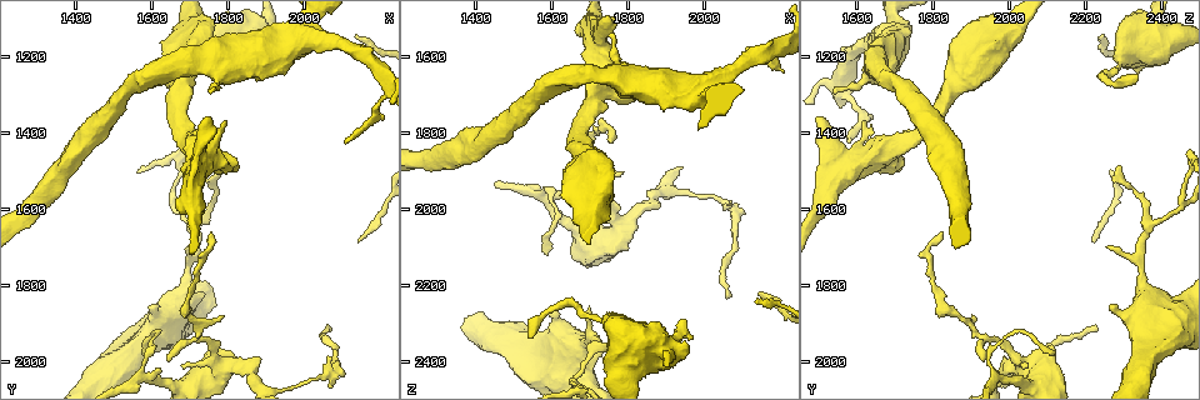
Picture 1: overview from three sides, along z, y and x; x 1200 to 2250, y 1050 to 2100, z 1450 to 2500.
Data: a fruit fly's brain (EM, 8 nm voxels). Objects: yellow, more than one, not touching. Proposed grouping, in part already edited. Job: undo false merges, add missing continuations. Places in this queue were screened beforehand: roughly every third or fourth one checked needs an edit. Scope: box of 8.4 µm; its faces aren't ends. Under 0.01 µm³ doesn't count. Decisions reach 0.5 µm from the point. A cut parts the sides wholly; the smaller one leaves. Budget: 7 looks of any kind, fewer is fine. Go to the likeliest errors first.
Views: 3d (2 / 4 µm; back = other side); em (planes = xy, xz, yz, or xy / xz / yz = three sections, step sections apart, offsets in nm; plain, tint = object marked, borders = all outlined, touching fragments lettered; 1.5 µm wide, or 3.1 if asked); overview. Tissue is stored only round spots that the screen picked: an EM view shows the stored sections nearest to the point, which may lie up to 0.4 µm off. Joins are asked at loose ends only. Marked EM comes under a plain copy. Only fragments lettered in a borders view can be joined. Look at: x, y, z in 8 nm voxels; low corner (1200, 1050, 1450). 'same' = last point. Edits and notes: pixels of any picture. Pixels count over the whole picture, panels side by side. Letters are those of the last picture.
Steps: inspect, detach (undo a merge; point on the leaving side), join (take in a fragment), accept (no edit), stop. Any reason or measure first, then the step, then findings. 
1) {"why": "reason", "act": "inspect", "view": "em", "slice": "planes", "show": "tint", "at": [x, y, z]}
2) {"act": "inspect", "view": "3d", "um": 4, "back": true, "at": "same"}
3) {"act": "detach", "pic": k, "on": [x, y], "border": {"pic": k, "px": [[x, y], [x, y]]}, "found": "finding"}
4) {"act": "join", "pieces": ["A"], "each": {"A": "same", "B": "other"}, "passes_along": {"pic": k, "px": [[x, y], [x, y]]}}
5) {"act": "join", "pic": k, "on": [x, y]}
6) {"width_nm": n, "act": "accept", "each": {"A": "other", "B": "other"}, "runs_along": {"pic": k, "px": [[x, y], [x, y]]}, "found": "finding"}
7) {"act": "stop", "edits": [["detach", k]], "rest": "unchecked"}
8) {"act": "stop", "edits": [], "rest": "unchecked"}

{"why": "end of a long branch", "act": "inspect", "view": "3d", "um": 4, "at": [2060, 1915, 2230]}

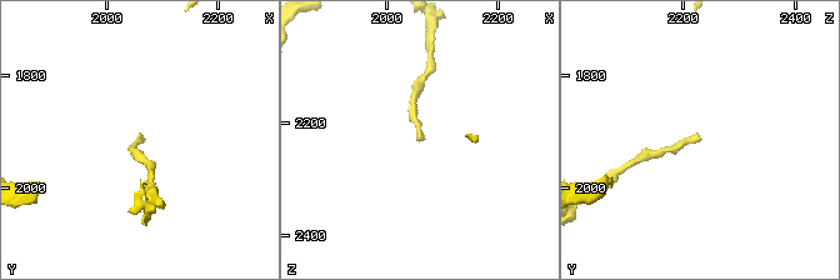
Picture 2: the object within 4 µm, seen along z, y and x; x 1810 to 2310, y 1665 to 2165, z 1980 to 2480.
{"why": "shape alone is not enough", "act": "inspect", "view": "em", "slice": "xz", "step": 8, "show": "borders", "at": [2065, 1910, 2235]}

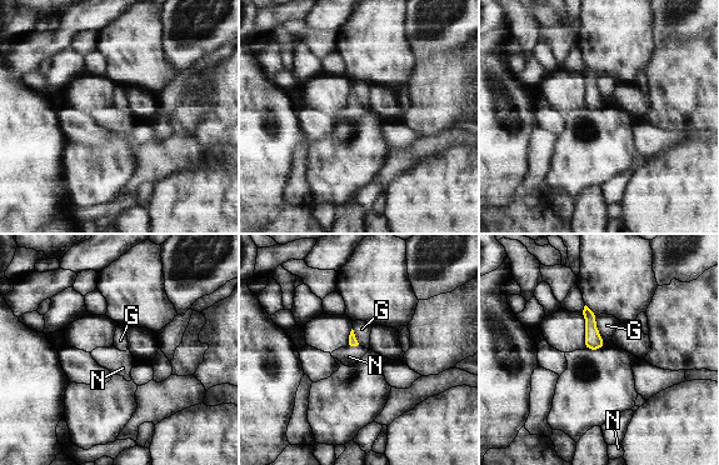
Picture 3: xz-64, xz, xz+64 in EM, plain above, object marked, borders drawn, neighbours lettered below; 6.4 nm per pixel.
{"act": "join", "pieces": ["N"], "each": {"G": "other", "N": "same"}, "passes_along": {"pic": 3, "px": [[353, 341], [354, 345], [350, 355]]}, "found": "the neuron continues"}

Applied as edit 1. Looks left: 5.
{"why": "see it whole again", "act": "inspect", "view": "overview"}

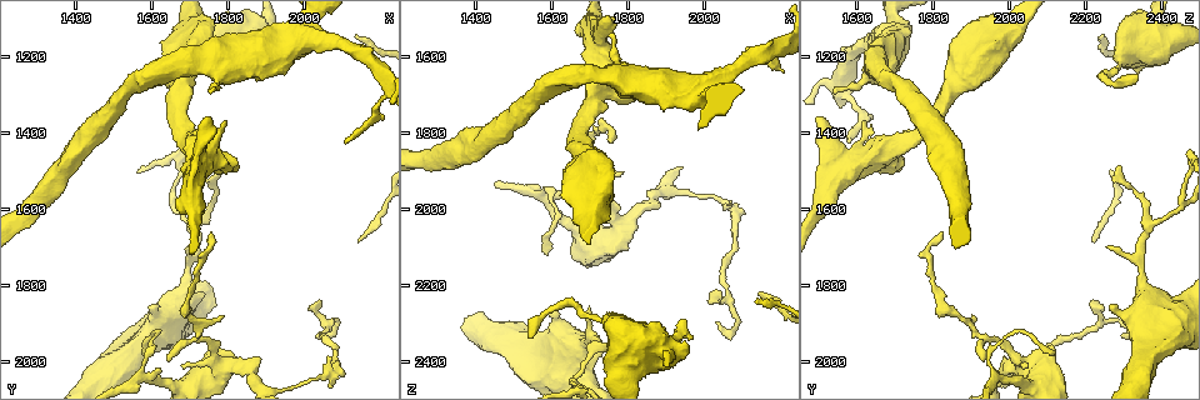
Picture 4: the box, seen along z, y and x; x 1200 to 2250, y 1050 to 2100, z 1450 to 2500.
{"why": "tapers out", "act": "inspect", "view": "em", "slice": "planes", "show": "tint", "at": [1695, 1695, 2255]}

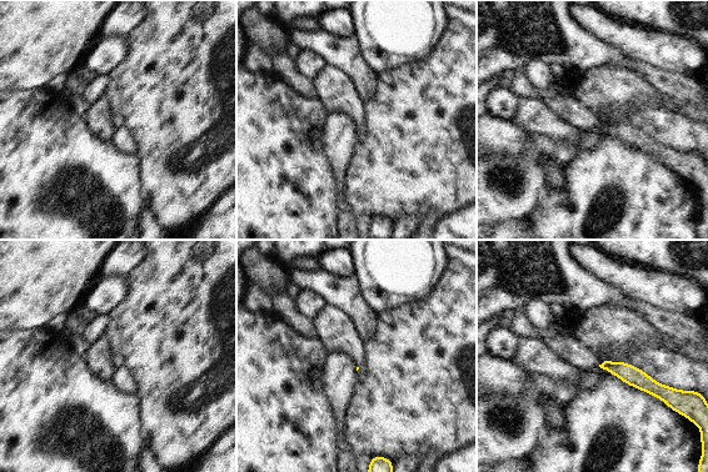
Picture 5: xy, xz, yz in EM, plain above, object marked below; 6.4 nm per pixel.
{"act": "inspect", "view": "em", "slice": "planes", "show": "borders", "at": "same"}

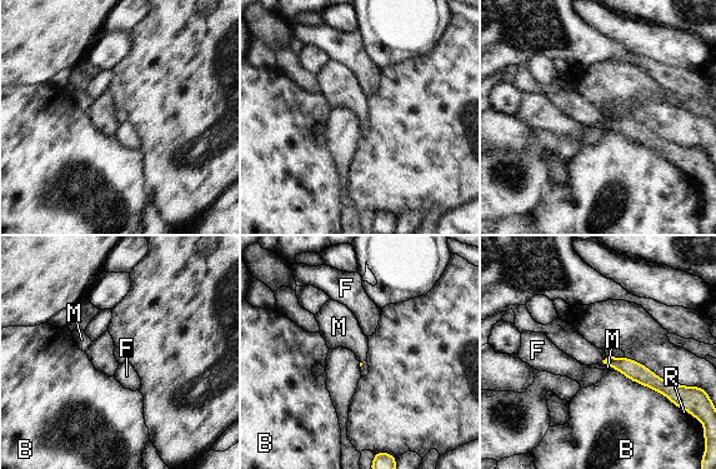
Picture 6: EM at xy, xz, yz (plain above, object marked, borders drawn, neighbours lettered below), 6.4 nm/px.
{"act": "join", "pieces": ["M"], "each": {"B": "other", "F": "other", "M": "same", "R": "other"}, "found": "it goes on there"}

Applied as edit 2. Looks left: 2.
{"act": "stop", "edits": [["join", 3], ["join", 6]], "rest": "unchecked"}

